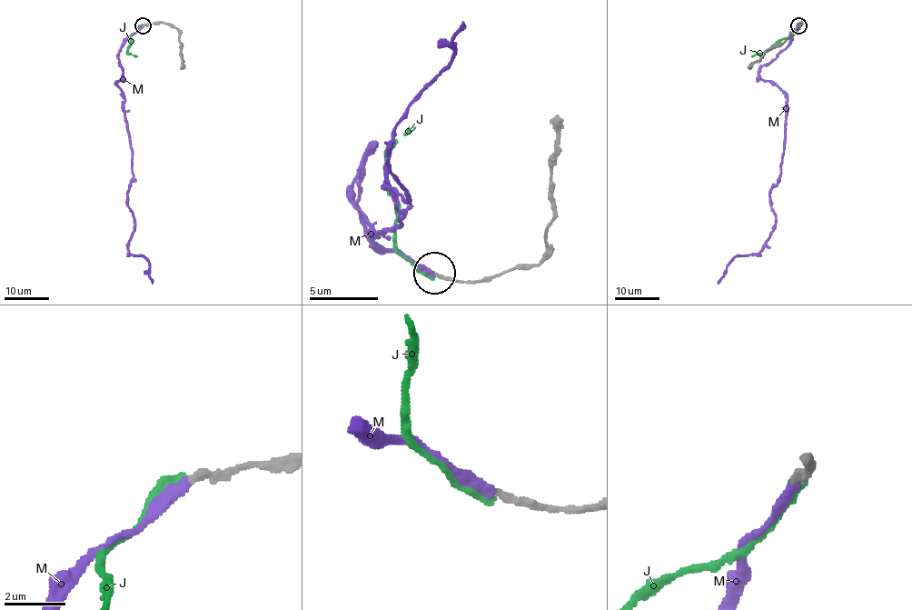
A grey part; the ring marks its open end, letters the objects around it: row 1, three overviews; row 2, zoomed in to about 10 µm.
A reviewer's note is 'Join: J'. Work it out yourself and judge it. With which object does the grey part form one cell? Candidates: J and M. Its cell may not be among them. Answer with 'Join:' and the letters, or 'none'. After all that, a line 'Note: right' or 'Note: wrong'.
Join: M
Note: wrong

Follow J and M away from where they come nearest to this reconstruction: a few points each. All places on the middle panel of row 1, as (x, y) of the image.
J: (435, 275), (424, 275), (397, 248), (397, 206), (387, 169), (387, 148), (414, 127)
M: (435, 272), (366, 231), (370, 148), (352, 193), (373, 234), (401, 224), (387, 152), (462, 21)

